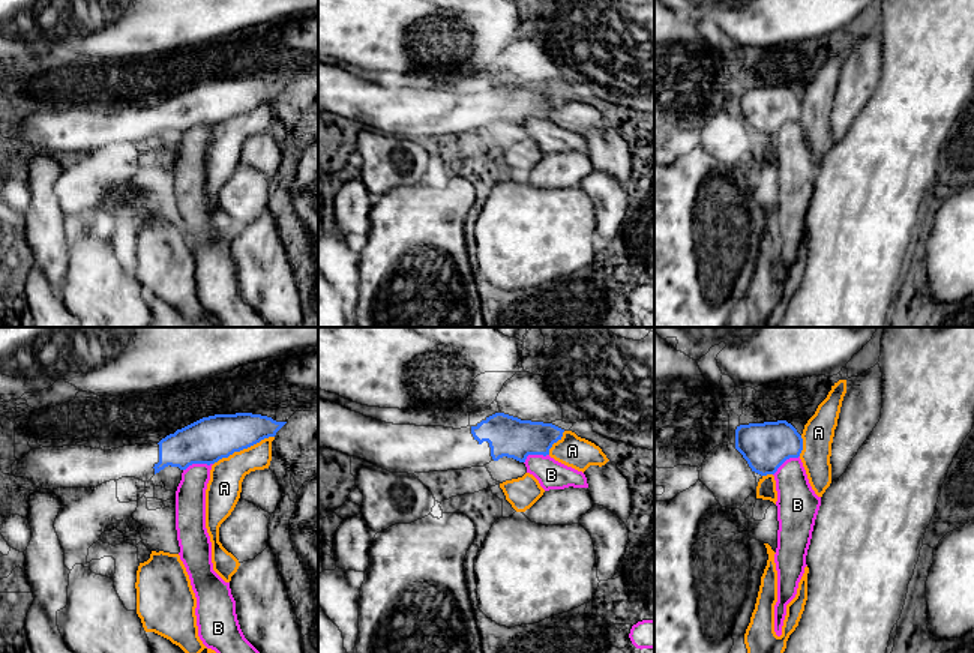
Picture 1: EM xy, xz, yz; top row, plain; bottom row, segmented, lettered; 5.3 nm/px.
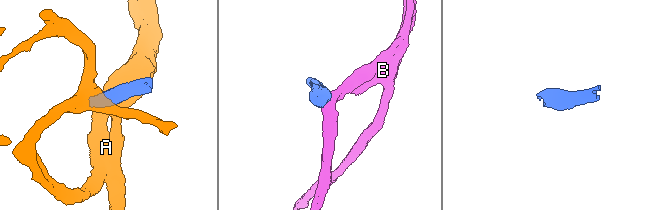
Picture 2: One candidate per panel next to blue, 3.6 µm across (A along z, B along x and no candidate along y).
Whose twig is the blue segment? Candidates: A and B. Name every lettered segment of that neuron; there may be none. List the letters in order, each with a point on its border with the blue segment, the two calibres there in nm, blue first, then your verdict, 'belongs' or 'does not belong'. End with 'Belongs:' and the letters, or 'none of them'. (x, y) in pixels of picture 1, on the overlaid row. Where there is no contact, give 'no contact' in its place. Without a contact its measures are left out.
A: contact xy (243, 448); calibres 240 and 180 nm; does not belong
B: contact xy (197, 463); calibres 240 and 160 nm; does not belong
Belongs: none of them

